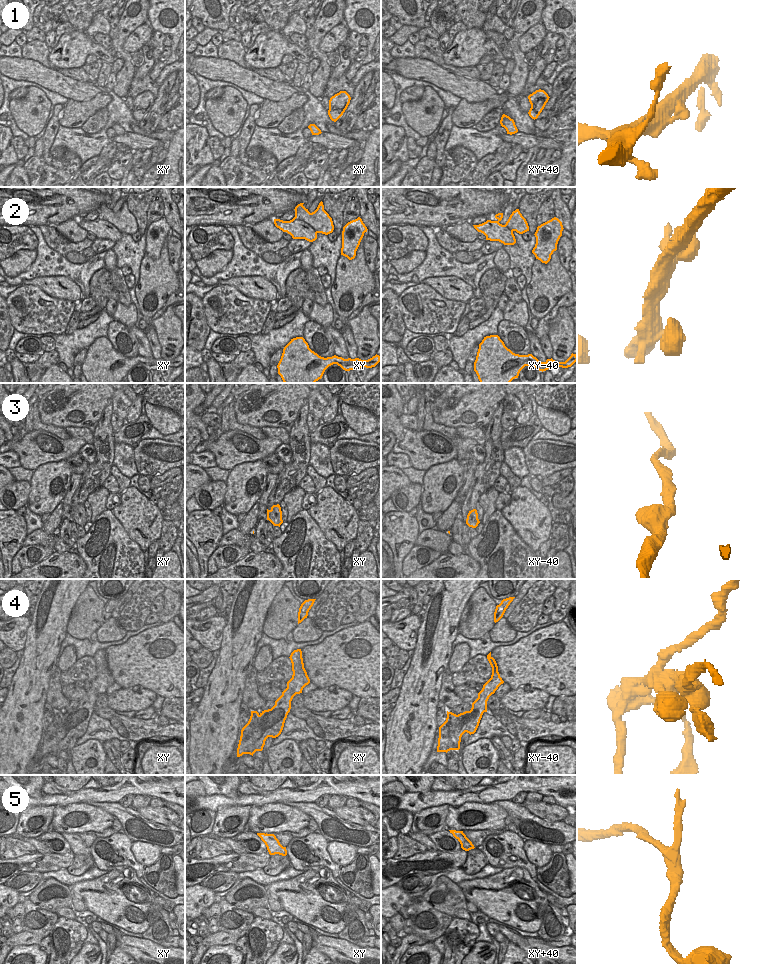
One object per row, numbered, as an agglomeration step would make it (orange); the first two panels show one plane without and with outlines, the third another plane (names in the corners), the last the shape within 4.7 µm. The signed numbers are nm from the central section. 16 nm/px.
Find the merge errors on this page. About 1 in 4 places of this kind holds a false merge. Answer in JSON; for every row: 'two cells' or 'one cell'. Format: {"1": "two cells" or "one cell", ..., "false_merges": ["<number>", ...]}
{"1": "one cell", "2": "one cell", "3": "two cells", "4": "two cells", "5": "one cell", "false_merges": ["3", "4"]}

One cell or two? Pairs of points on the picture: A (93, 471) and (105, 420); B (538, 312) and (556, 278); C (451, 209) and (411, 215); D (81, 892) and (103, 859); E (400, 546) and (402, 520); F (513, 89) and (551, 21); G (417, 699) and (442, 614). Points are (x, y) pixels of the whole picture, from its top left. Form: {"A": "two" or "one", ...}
{"A": "one", "B": "one", "C": "one", "D": "two", "E": "one", "F": "two", "G": "one"}

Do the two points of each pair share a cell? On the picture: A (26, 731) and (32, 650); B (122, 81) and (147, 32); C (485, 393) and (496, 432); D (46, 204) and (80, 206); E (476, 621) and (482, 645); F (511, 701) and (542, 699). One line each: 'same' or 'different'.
A: same
B: different
C: different
D: same
E: different
F: same

